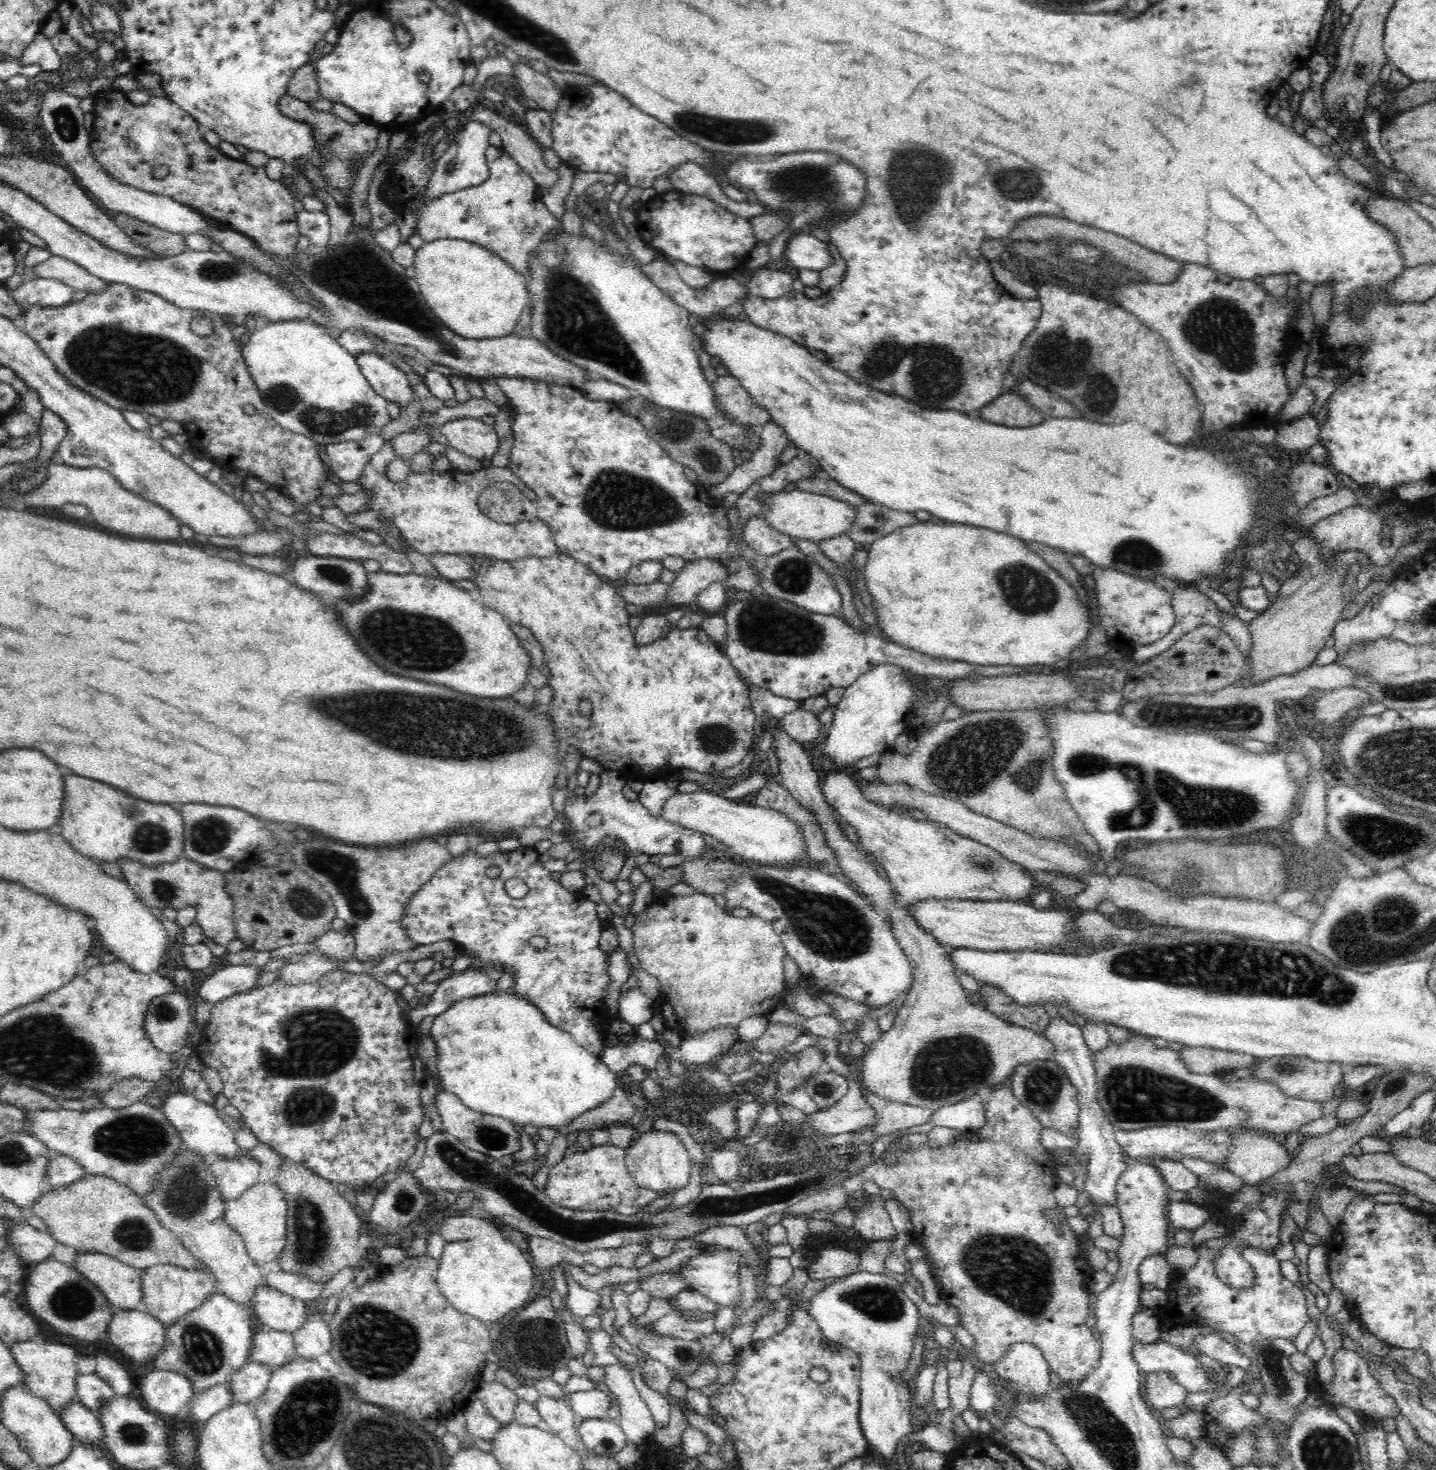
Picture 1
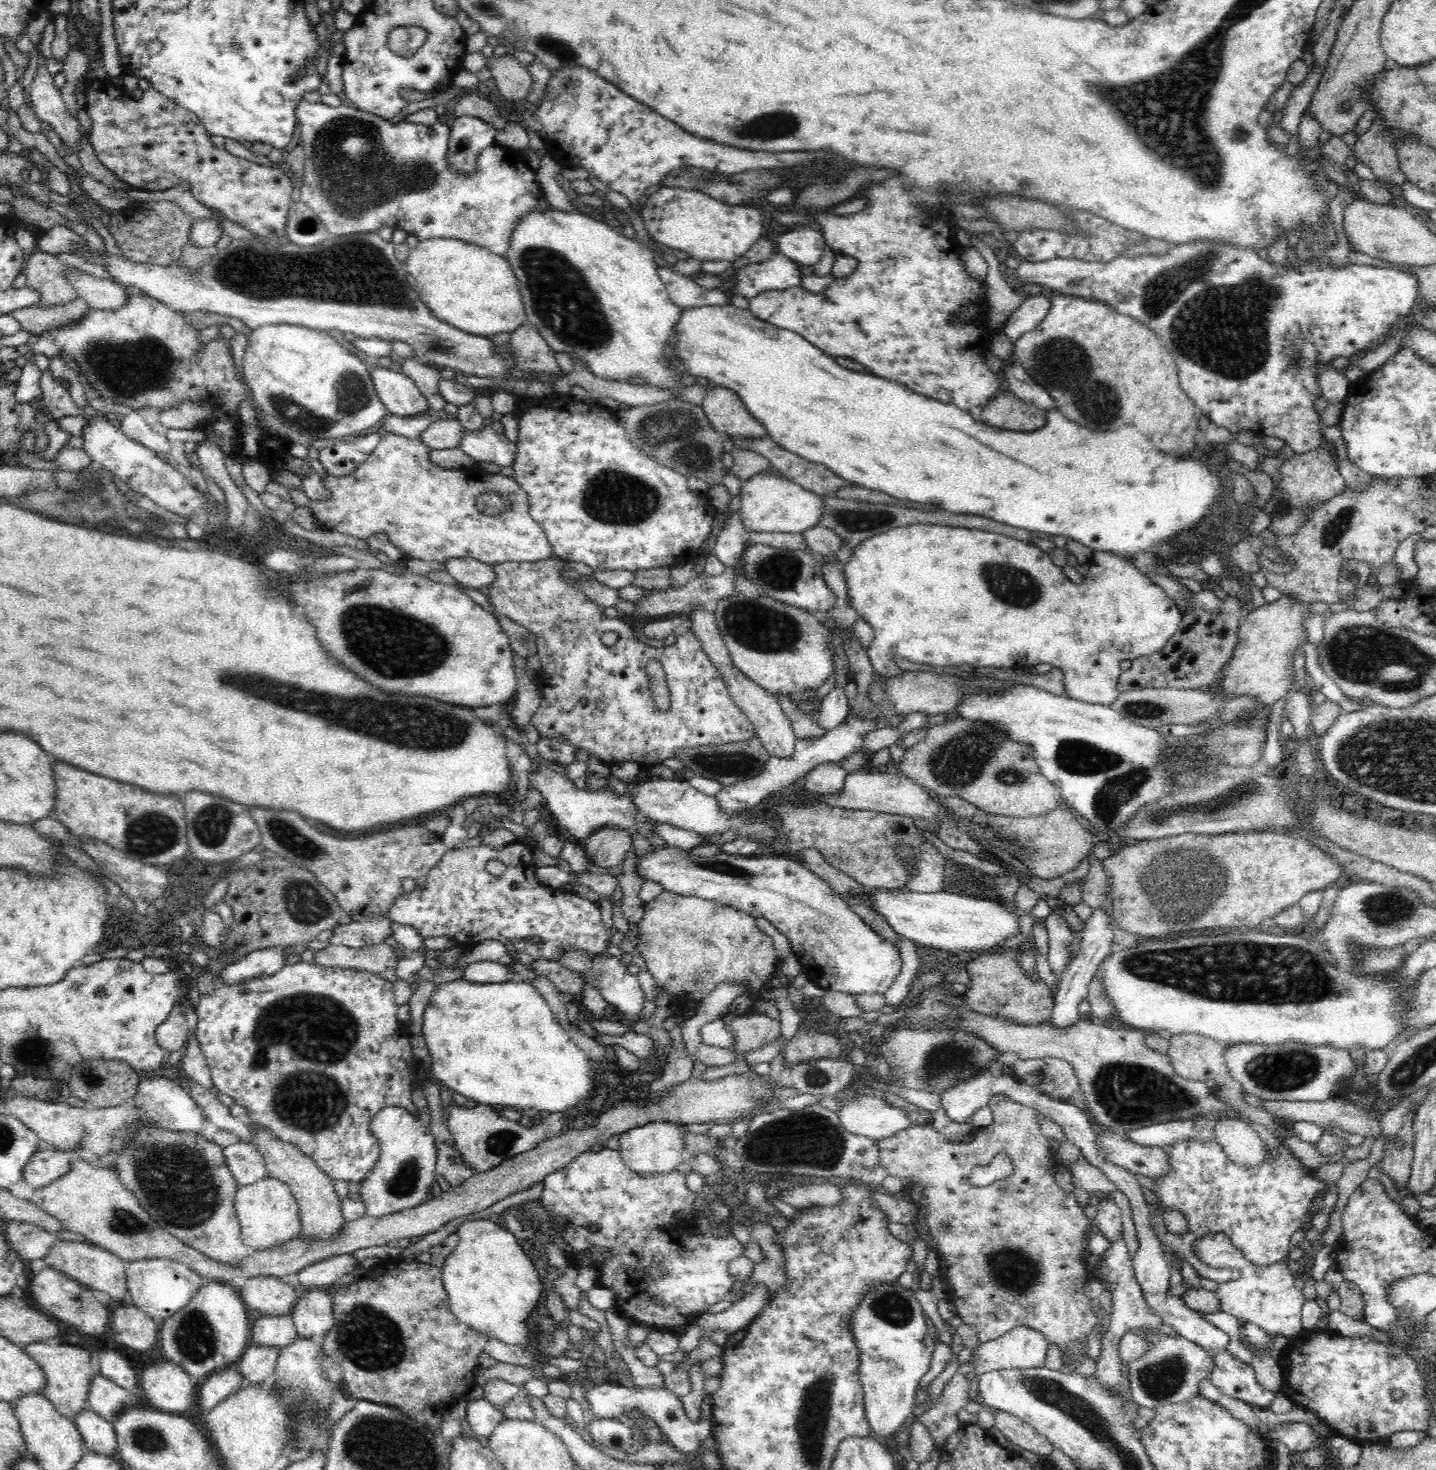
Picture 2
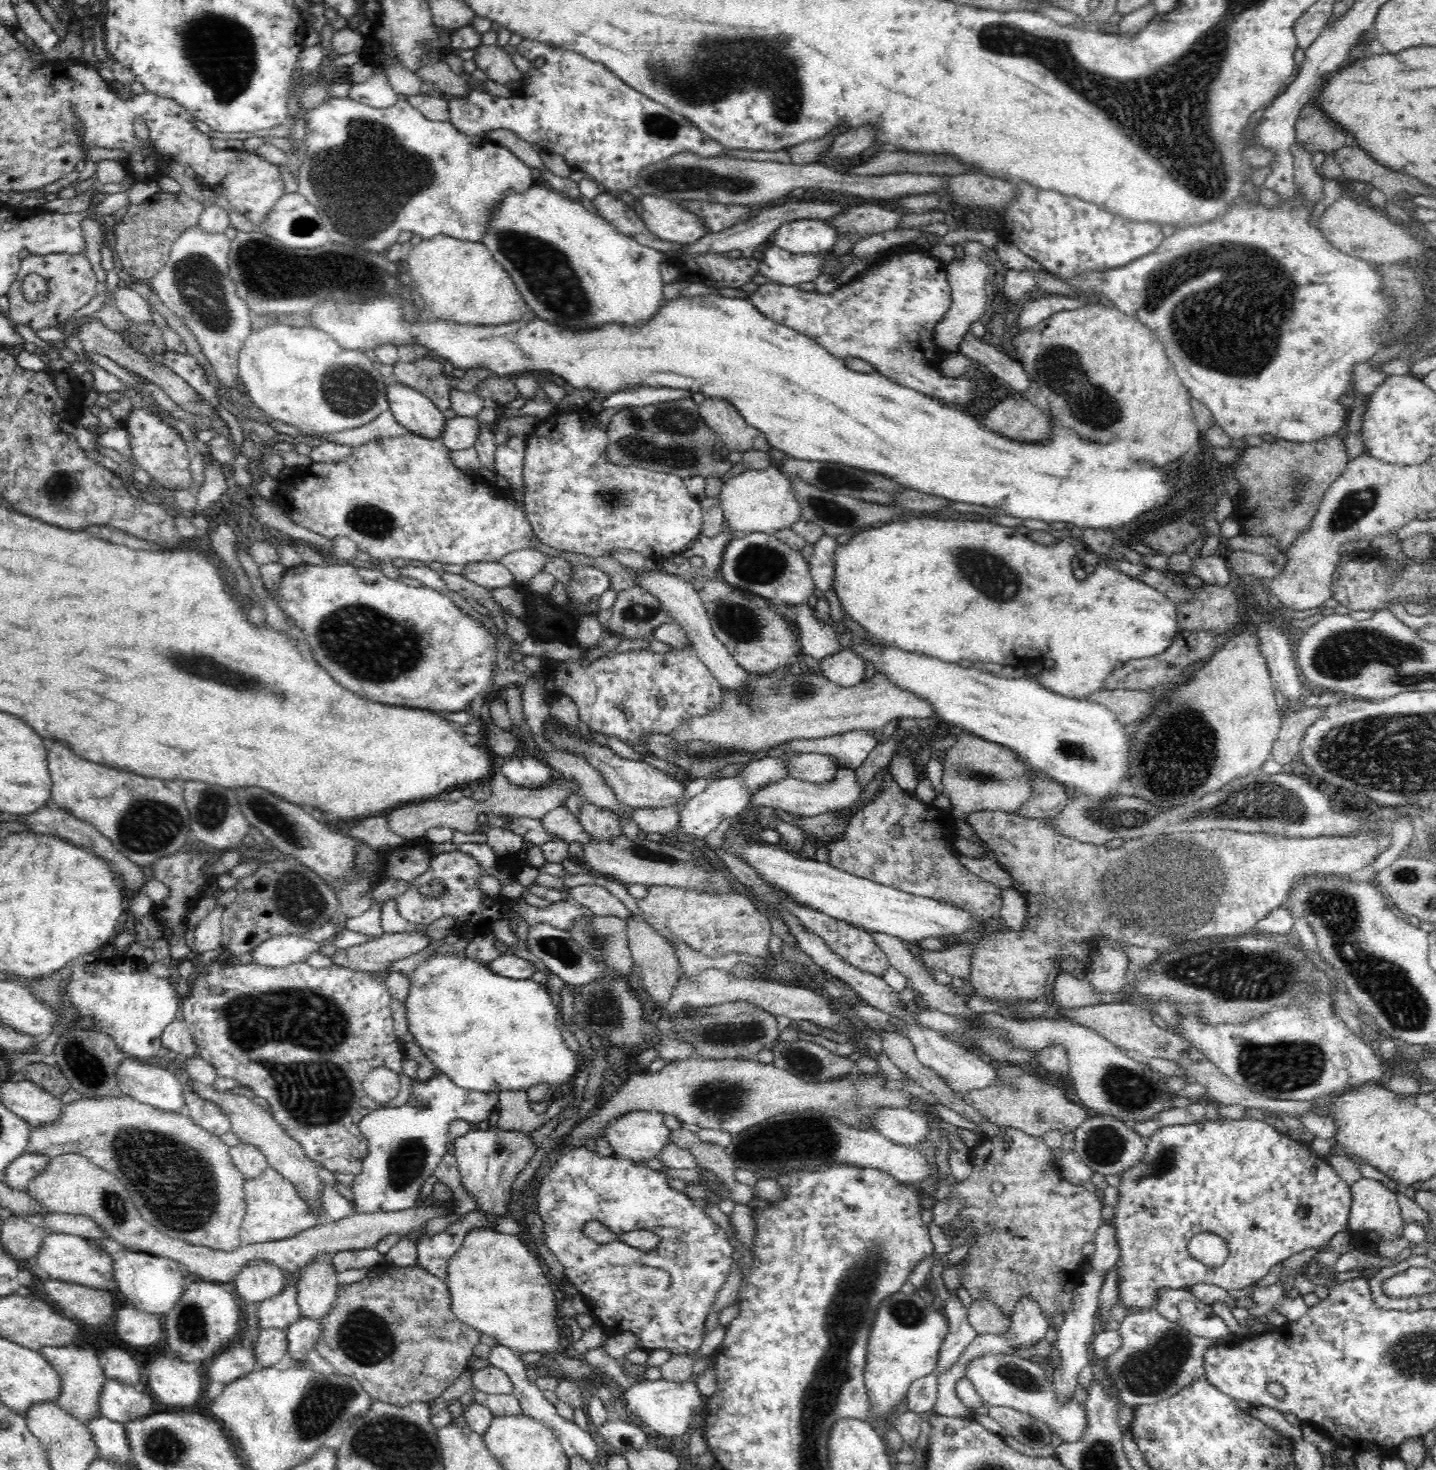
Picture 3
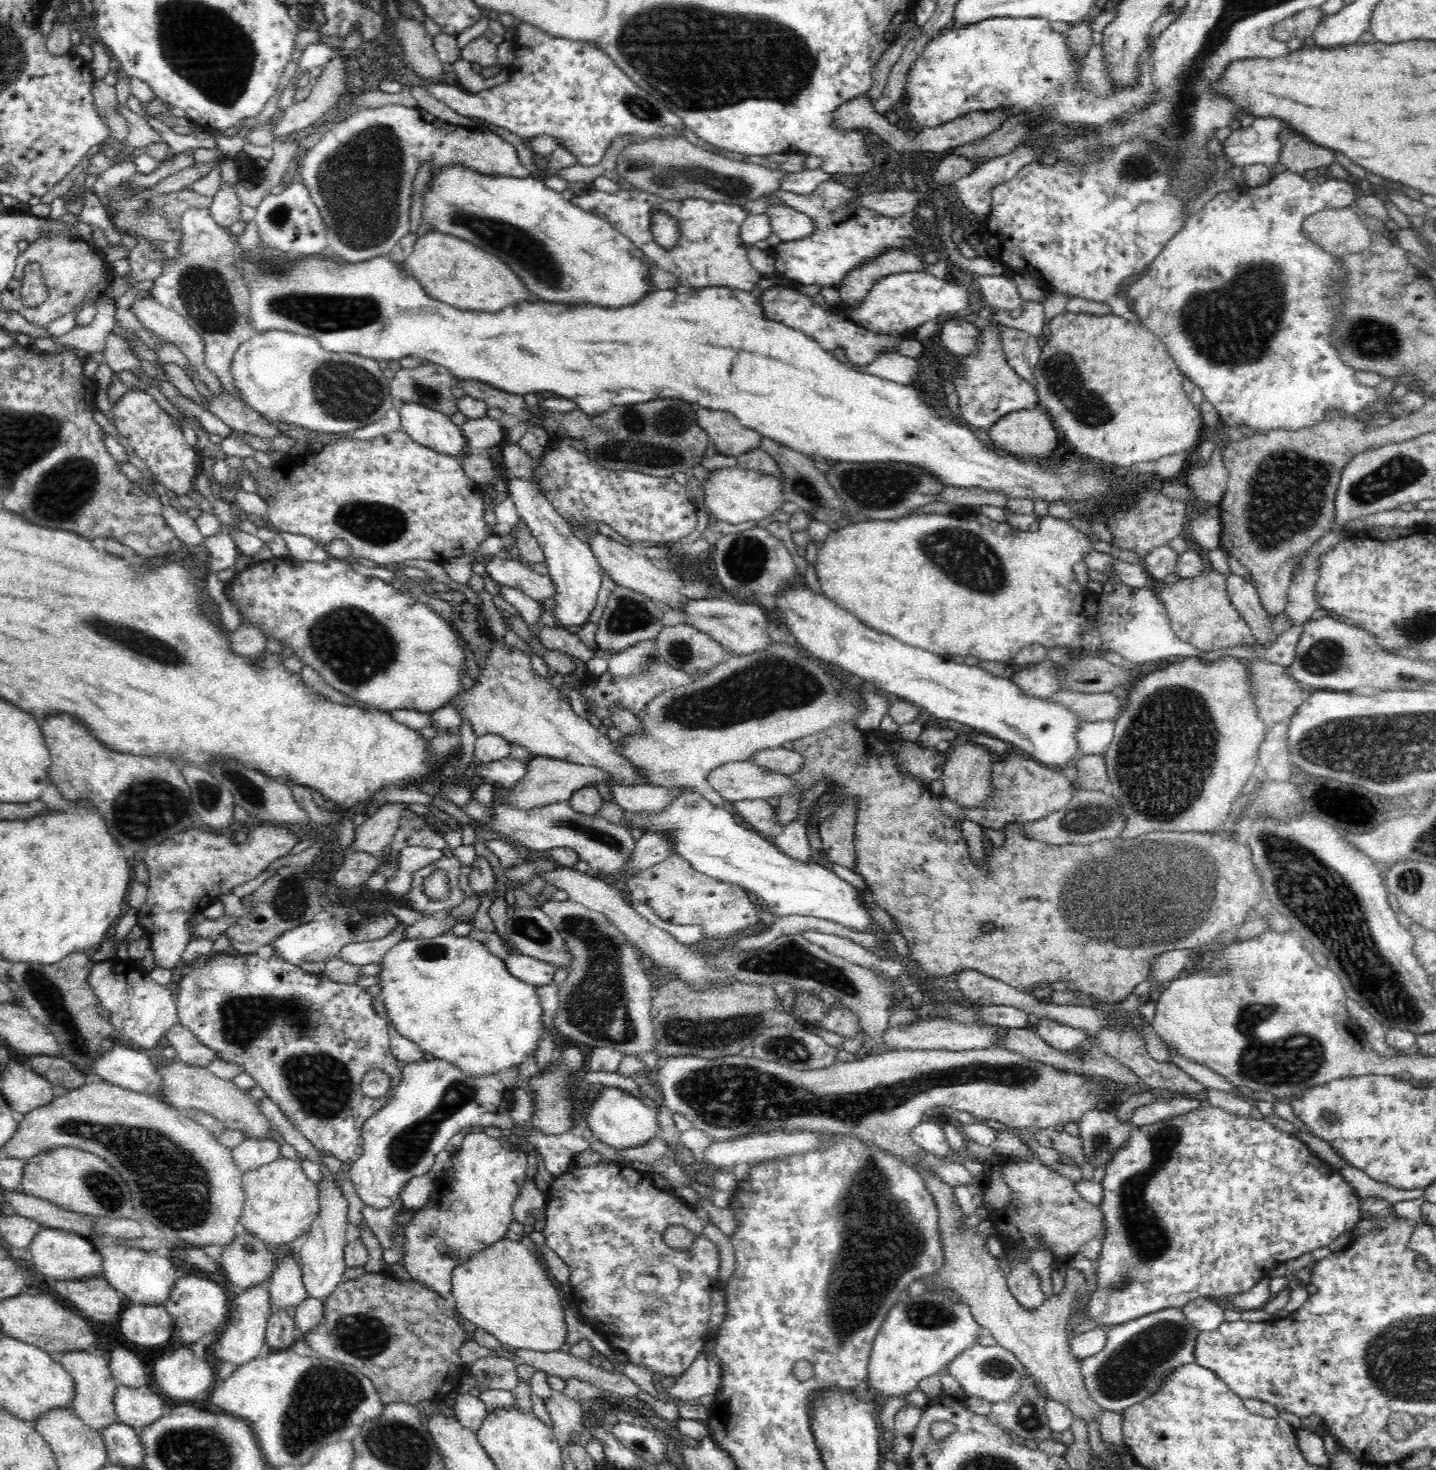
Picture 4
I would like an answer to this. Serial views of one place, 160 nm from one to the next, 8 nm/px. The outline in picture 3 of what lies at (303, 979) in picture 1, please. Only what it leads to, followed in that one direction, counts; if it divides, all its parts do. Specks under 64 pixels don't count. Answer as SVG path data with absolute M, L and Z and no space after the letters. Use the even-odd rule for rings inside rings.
M384 933L380 938L340 949L331 958L334 964L352 970L388 972L392 962L422 952L430 942L425 933Z

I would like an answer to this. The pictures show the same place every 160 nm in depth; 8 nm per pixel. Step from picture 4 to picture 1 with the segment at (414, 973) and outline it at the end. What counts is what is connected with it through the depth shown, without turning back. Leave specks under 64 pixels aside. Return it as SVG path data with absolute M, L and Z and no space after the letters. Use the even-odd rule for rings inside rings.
M513 989L498 993L493 991L490 994L484 994L484 996L464 998L464 1000L454 1002L446 1012L435 1018L430 1035L432 1035L432 1038L436 1041L436 1047L438 1047L438 1066L436 1066L438 1067L438 1074L436 1075L438 1075L437 1082L439 1085L448 1092L454 1093L471 1110L507 1118L513 1125L522 1124L522 1126L528 1126L528 1124L534 1124L536 1128L562 1128L562 1126L570 1124L574 1118L578 1118L580 1114L604 1104L617 1087L616 1072L604 1064L599 1054L588 1052L588 1050L574 1041L570 1033L555 1028L548 1023L542 1010L514 994Z

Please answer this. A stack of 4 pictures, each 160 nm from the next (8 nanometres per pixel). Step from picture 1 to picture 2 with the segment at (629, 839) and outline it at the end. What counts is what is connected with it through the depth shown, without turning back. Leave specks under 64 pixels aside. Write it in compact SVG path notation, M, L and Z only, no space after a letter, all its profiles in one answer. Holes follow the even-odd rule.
M533 762L531 771L529 780L532 795L536 796L543 806L548 806L558 824L577 840L584 842L590 834L604 826L627 830L630 836L640 834L644 838L652 838L655 835L654 826L657 823L643 816L629 795L619 795L612 790L578 790L574 782L567 779L554 765L540 767L538 763Z

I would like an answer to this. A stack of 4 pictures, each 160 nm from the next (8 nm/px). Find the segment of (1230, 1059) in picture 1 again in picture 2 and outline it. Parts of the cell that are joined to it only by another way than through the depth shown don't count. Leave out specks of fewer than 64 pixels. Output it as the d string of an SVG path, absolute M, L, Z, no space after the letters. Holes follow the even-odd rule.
M1178 1034L1172 1035L1169 1039L1169 1057L1174 1066L1176 1074L1192 1080L1206 1081L1215 1080L1217 1084L1218 1098L1232 1107L1236 1107L1237 1112L1241 1114L1241 1118L1247 1121L1258 1122L1262 1126L1266 1126L1270 1132L1274 1132L1278 1126L1278 1121L1267 1110L1258 1110L1251 1104L1248 1104L1243 1100L1244 1090L1239 1082L1234 1080L1234 1077L1230 1075L1230 1069L1226 1065L1226 1050L1228 1050L1227 1044L1222 1044L1212 1038L1198 1036L1196 1034Z

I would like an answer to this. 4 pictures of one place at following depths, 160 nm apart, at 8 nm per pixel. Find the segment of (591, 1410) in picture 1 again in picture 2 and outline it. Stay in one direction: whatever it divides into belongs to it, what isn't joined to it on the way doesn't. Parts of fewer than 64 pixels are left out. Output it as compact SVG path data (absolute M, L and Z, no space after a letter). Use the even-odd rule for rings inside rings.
M608 1381L604 1384L594 1385L585 1392L589 1408L595 1418L614 1419L620 1414L631 1410L642 1410L659 1426L669 1444L675 1446L680 1452L700 1452L709 1442L710 1432L706 1424L694 1423L687 1417L681 1401L681 1397L669 1388L631 1388L629 1383L614 1383Z

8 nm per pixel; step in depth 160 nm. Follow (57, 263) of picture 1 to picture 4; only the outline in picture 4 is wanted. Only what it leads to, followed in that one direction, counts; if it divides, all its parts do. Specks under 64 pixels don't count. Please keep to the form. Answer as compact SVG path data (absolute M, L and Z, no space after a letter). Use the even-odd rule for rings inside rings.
M153 297L152 298L142 298L142 300L135 300L132 302L130 309L133 311L133 314L138 318L138 321L142 325L150 330L151 332L156 333L163 337L163 340L173 343L178 346L183 353L183 355L190 360L193 368L197 371L199 379L201 382L204 382L206 386L212 391L214 397L221 396L224 394L222 383L220 382L219 377L216 376L205 363L205 342L200 337L200 334L196 333L188 322L180 316L174 310L166 308L158 303Z

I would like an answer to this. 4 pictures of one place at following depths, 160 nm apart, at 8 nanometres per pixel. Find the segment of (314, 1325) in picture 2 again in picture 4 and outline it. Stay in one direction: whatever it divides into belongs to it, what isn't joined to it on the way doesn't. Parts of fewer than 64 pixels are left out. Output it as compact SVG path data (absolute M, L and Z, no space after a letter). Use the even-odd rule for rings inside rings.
M322 1178L319 1190L320 1212L311 1224L308 1232L308 1240L302 1246L298 1254L302 1278L306 1288L307 1297L325 1300L336 1291L336 1288L344 1281L344 1270L346 1264L344 1259L344 1248L348 1246L351 1239L350 1223L347 1220L348 1203L340 1185L336 1181L326 1181Z

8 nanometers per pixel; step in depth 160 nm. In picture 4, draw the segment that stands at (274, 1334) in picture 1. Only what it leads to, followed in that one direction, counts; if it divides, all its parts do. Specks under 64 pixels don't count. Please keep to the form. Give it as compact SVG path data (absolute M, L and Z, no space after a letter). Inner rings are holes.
M298 1256L278 1257L268 1284L272 1310L286 1308L292 1310L307 1300L306 1288L302 1278L302 1271Z

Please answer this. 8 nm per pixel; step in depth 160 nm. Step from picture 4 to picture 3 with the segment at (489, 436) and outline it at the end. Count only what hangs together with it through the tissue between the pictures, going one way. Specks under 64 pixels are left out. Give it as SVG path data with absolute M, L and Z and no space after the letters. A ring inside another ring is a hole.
M456 415L446 419L444 430L438 439L452 451L470 448L478 438L481 423L484 422L479 422L476 417Z

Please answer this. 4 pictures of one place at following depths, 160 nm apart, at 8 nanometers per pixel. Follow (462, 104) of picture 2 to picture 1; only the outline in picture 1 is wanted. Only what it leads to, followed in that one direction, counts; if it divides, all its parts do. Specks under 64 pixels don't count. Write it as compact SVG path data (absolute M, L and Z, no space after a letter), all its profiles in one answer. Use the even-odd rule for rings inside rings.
M479 102L466 112L472 121L490 126L502 138L502 147L534 179L538 188L550 188L558 182L558 172L544 161L544 148L518 123L510 122Z

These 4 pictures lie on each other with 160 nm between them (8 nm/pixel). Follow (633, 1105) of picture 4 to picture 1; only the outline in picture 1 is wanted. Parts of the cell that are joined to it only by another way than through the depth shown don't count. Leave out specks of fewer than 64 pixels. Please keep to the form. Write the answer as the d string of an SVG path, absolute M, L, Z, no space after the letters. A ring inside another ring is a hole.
M648 1131L642 1133L633 1145L626 1148L625 1165L640 1187L662 1192L682 1190L690 1180L692 1159L680 1138L671 1131Z

